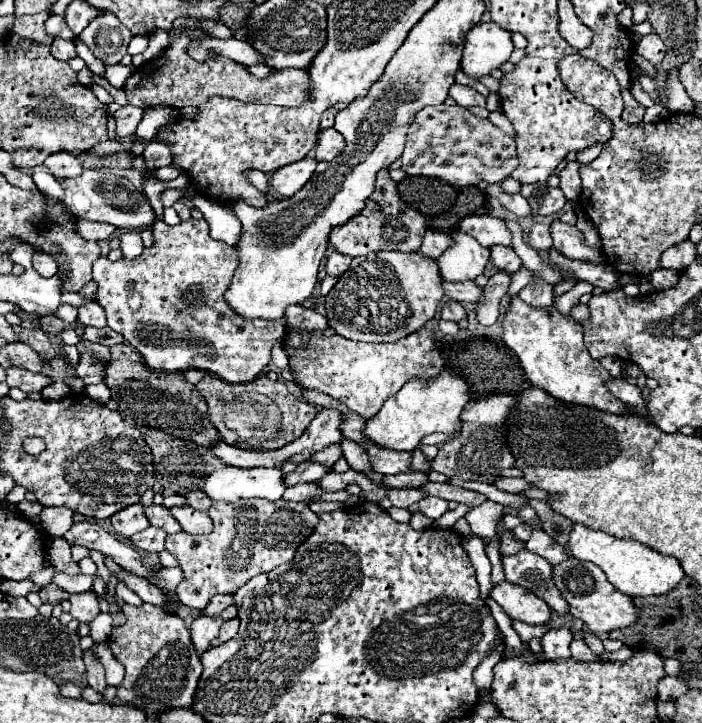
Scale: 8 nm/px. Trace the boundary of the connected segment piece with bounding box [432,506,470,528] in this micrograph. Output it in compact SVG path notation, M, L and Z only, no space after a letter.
M458 506L458 508L454 508L454 510L448 510L440 520L436 520L436 522L432 524L432 528L452 528L468 510L470 510L468 506Z

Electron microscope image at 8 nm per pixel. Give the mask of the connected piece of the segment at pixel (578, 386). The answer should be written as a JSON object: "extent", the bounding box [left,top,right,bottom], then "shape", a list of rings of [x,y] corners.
{"extent":[502,296,626,414],"shape":[[[512,296],[502,318],[502,330],[504,344],[520,358],[522,368],[534,386],[544,388],[562,402],[574,402],[612,414],[626,414],[624,404],[604,386],[604,380],[612,376],[600,366],[598,360],[592,360],[582,342],[582,326],[572,316],[560,314],[554,306],[532,308],[518,296]]]}

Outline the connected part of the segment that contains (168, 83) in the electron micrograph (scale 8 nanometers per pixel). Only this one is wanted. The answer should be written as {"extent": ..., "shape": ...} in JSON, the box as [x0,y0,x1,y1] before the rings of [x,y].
{"extent":[124,30,308,108],"shape":[[[188,30],[180,34],[160,58],[142,64],[136,72],[126,80],[124,92],[130,104],[140,108],[150,106],[200,106],[214,94],[226,94],[228,98],[240,98],[242,102],[262,102],[262,104],[278,104],[278,106],[300,106],[308,102],[308,72],[306,69],[286,68],[273,70],[264,80],[254,78],[246,72],[246,68],[234,60],[224,56],[216,56],[208,62],[196,62],[188,56],[186,48],[190,36],[206,36],[202,30]]]}

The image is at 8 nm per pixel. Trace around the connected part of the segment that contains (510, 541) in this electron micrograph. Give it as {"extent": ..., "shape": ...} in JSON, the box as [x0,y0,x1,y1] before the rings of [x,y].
{"extent":[500,532,524,556],"shape":[[[504,532],[502,538],[500,538],[500,554],[506,556],[506,554],[516,554],[518,550],[524,548],[524,542],[518,542],[512,532]]]}

